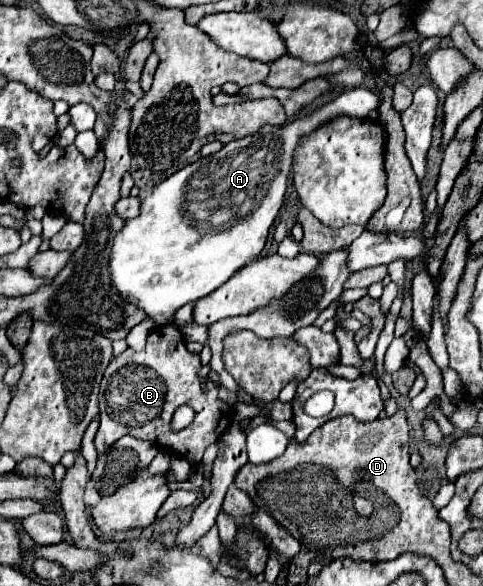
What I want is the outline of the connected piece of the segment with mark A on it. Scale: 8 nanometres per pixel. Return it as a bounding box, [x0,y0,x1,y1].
[109,88,379,324]

